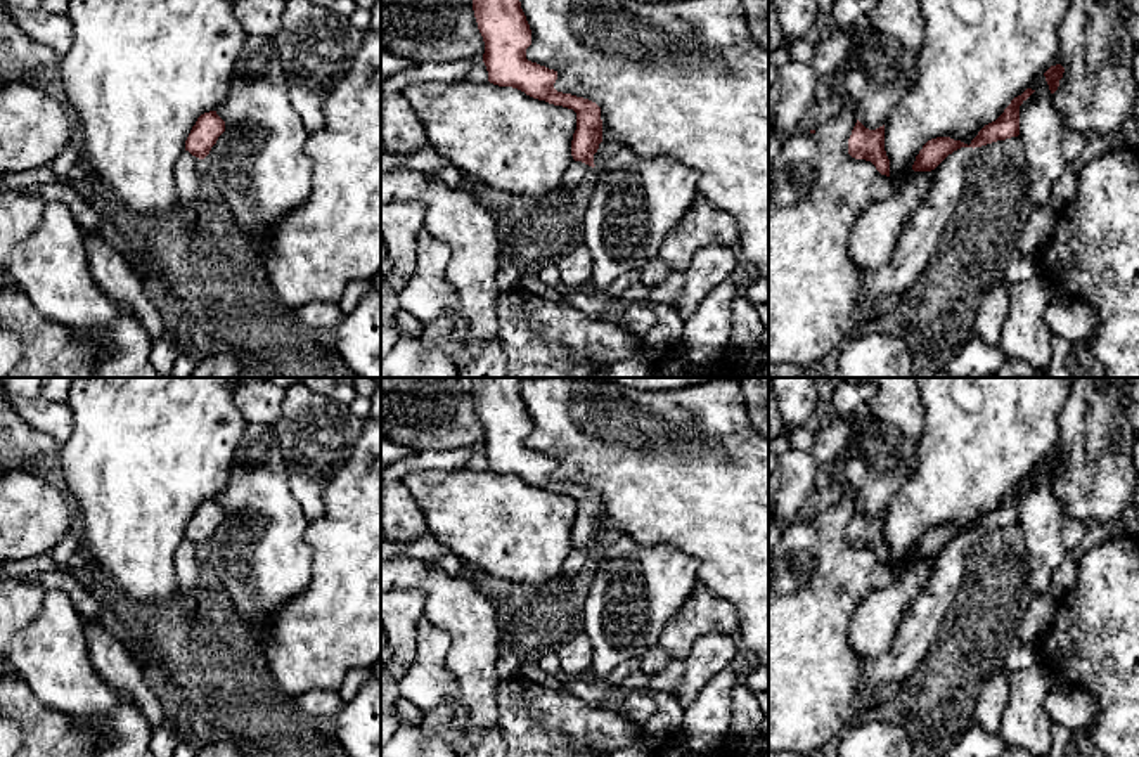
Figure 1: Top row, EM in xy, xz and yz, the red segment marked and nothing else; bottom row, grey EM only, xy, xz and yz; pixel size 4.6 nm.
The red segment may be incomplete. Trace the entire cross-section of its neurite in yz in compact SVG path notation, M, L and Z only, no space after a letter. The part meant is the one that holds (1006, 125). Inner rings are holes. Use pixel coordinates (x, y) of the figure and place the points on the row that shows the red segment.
M1026 88L1021 95L1014 97L1004 113L992 123L985 125L971 144L954 140L950 137L936 137L928 140L916 161L912 165L914 171L931 171L935 170L949 154L961 147L981 147L997 140L1006 140L1020 135L1020 106L1033 94L1035 90Z

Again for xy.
M216 111L204 113L192 126L185 140L185 151L204 159L223 132L225 121L216 114Z

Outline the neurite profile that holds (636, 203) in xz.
M628 147L592 173L583 246L594 258L592 282L604 288L658 258L663 241L699 196L699 173L675 158L642 158Z

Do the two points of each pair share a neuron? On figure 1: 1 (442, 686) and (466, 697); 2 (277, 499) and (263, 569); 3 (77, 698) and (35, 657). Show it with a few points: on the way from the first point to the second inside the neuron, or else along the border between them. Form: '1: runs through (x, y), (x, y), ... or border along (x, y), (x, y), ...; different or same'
1: border along (447, 652), (456, 702), (466, 712), (461, 730); different
2: runs through (277, 517), (263, 543), (263, 551); same
3: runs through (68, 688), (45, 666); same

